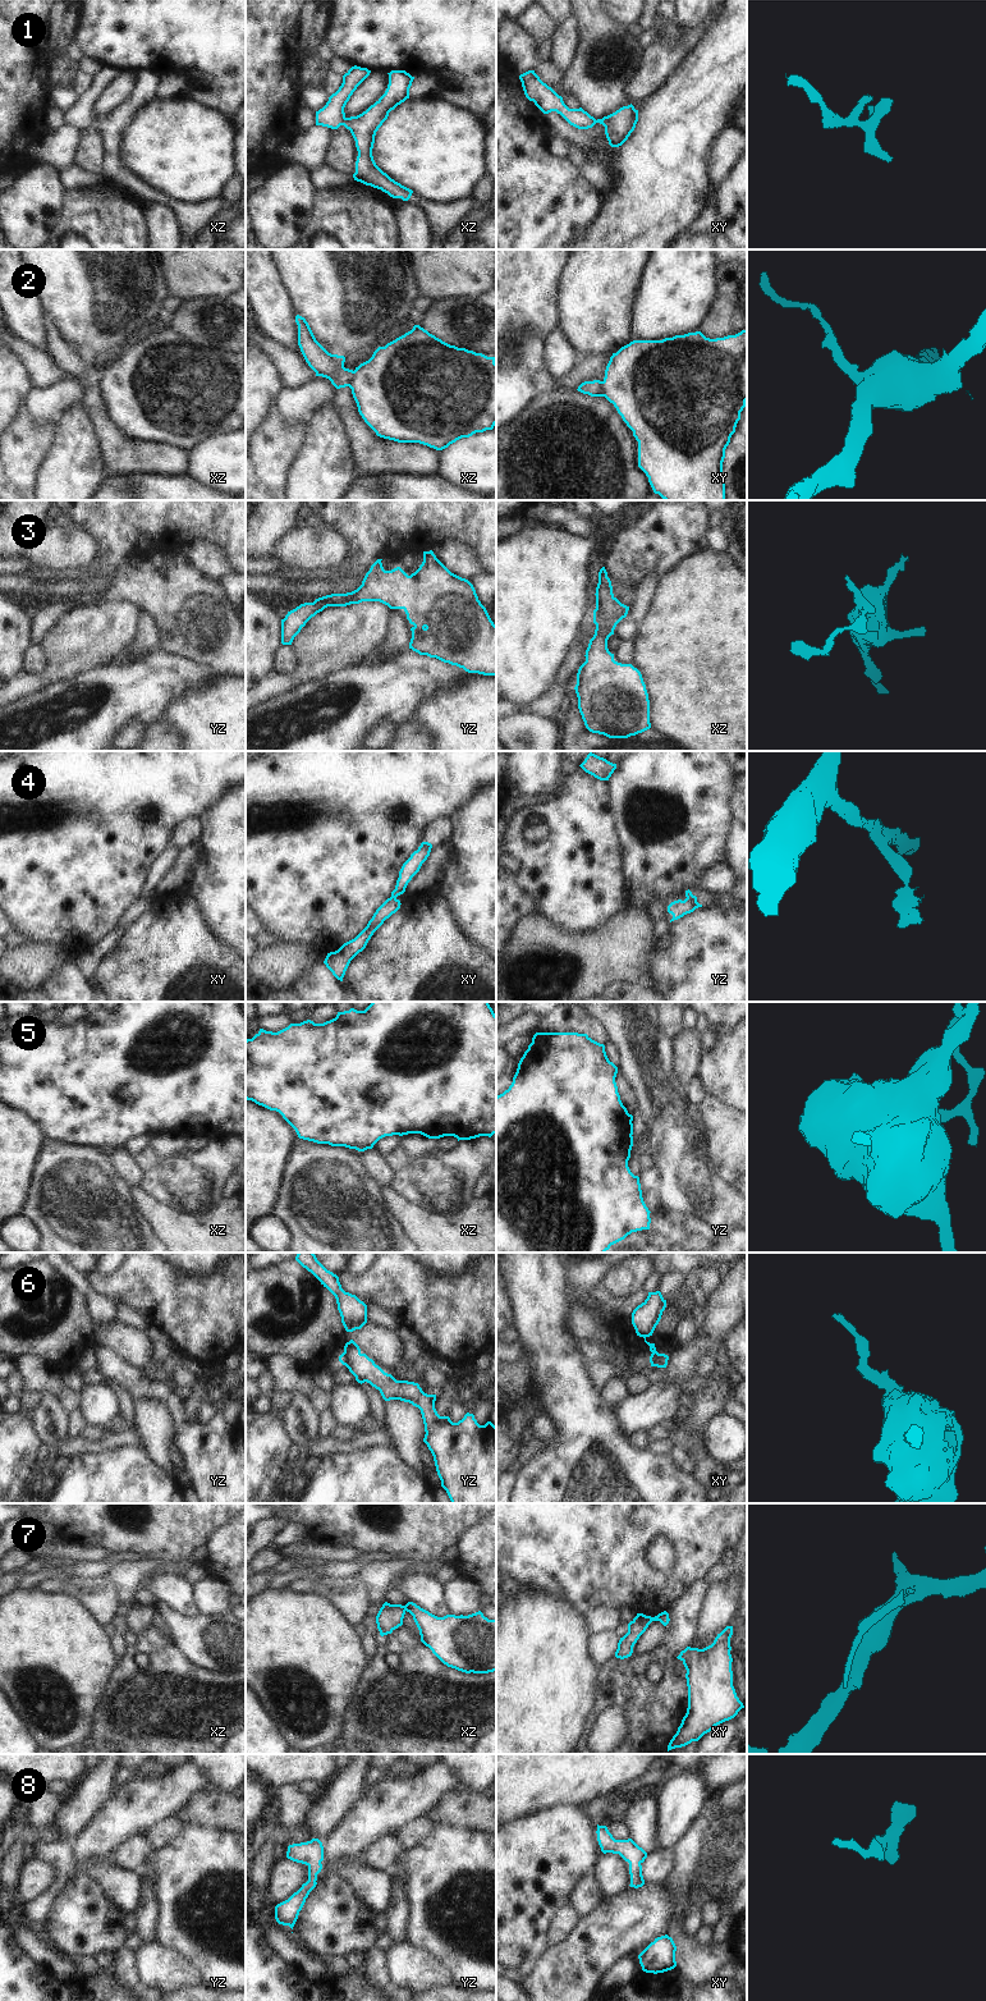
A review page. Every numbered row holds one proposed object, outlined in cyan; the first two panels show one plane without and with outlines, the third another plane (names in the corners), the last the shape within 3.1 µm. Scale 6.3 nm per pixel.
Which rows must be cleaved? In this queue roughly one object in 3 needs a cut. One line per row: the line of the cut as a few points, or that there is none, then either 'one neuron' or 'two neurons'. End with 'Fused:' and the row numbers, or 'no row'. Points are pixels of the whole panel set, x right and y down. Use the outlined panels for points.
1: no cut; one neuron
2: cut in xz along (354, 371), (354, 381), (351, 388); two neurons
3: no cut; one neuron
4: no cut; one neuron
5: cut in yz along (631, 1122), (632, 1134); two neurons
6: no cut; one neuron
7: cut in xz along (403, 1606), (406, 1610); two neurons
8: no cut; one neuron
Fused: 2, 5, 7

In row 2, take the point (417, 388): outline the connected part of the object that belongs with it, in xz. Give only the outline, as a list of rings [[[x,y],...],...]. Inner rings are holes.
[[[414,325],[356,367],[352,394],[359,415],[377,436],[442,450],[462,438],[492,430],[496,425],[496,362],[495,357],[450,345]]]

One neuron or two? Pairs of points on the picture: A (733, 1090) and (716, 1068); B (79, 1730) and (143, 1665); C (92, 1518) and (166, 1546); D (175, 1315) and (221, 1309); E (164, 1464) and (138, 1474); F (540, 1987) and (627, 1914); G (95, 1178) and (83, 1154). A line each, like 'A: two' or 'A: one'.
A: one
B: two
C: one
D: one
E: two
F: one
G: one

